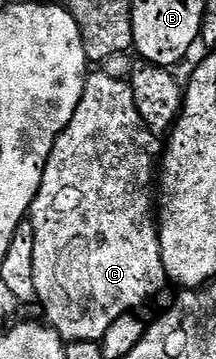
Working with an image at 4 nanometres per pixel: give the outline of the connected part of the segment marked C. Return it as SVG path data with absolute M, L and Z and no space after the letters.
M89 73L84 80L82 100L78 100L78 108L66 124L64 131L56 138L54 148L44 165L42 184L38 188L36 198L32 202L30 221L34 232L33 276L36 289L35 301L44 309L43 317L47 325L53 326L59 332L65 343L69 342L100 342L106 336L110 324L118 320L123 314L140 312L151 298L156 298L167 286L170 279L166 268L162 264L160 251L160 231L157 219L154 217L154 179L158 174L158 146L157 135L153 134L142 120L138 108L134 104L134 92L127 81L115 78L112 74Z

